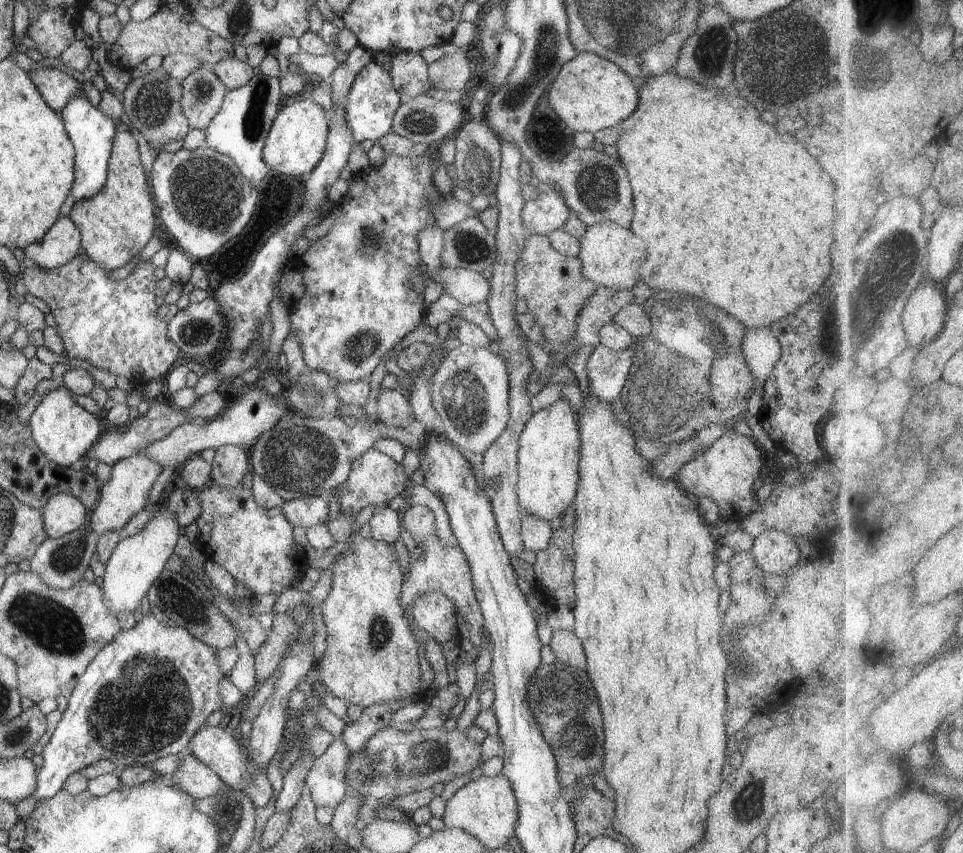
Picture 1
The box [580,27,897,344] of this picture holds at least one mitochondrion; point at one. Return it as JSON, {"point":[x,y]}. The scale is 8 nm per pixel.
{"point":[768,99]}

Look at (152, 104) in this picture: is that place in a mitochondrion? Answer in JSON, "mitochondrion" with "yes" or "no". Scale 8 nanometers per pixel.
{"mitochondrion":"yes"}

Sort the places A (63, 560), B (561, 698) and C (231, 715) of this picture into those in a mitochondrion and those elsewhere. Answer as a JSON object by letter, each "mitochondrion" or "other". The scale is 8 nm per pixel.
{"A":"mitochondrion","B":"mitochondrion","C":"other"}

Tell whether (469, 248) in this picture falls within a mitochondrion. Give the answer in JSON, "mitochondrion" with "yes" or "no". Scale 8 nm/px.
{"mitochondrion":"yes"}

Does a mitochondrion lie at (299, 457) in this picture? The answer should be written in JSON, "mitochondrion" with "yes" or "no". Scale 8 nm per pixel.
{"mitochondrion":"yes"}

